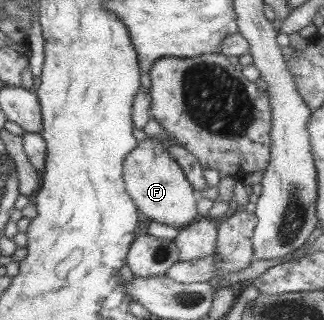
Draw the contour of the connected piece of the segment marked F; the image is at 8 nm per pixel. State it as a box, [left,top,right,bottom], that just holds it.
[123,138,200,229]

